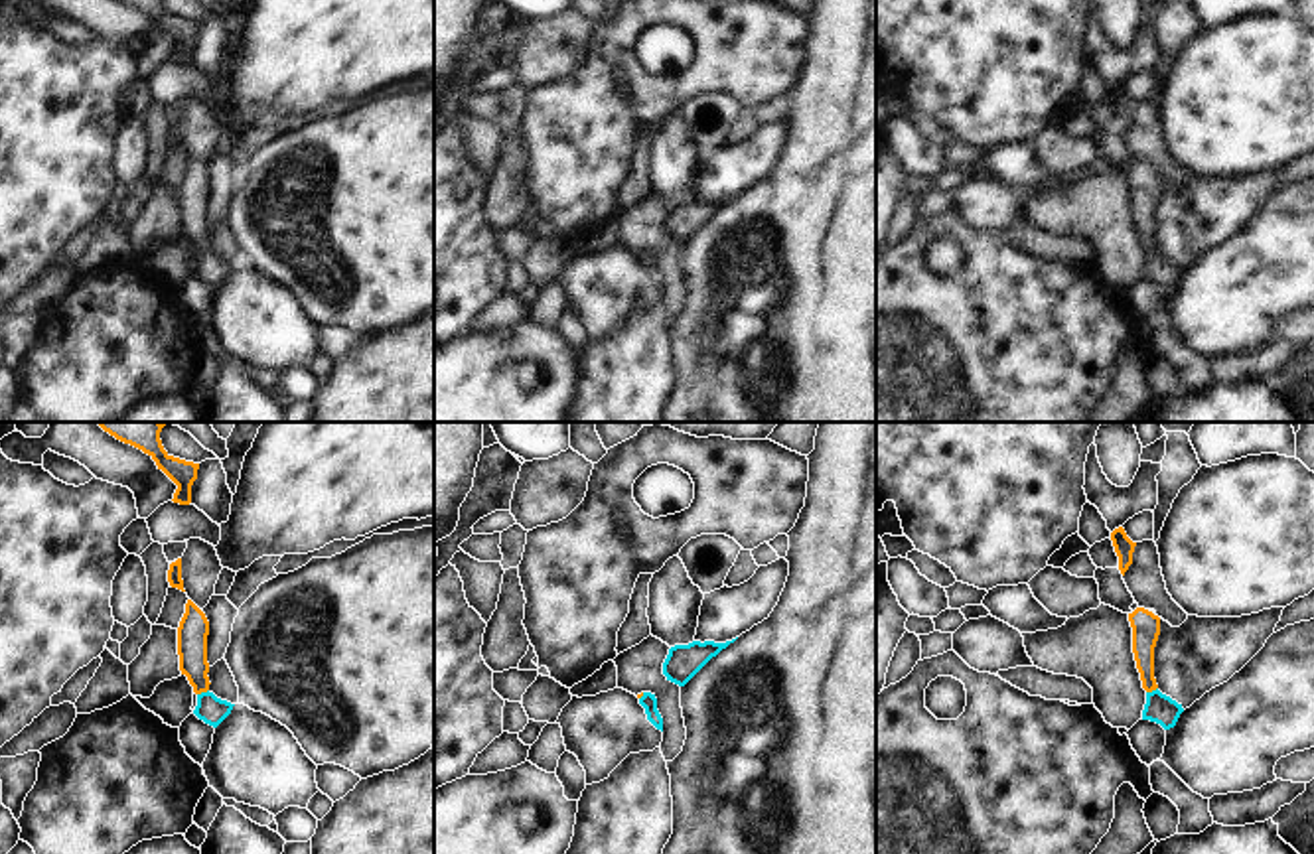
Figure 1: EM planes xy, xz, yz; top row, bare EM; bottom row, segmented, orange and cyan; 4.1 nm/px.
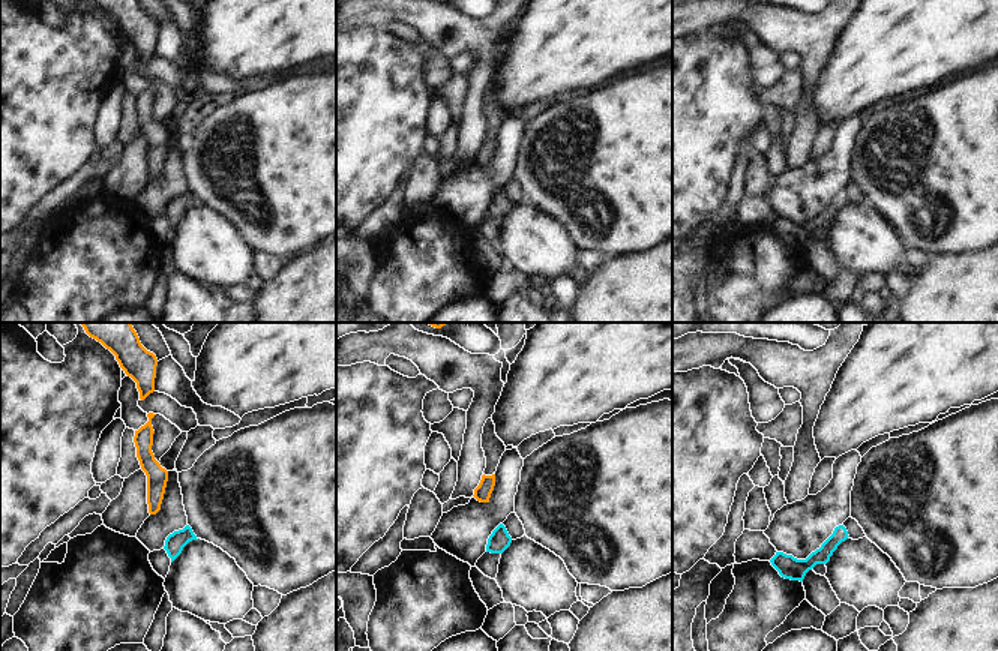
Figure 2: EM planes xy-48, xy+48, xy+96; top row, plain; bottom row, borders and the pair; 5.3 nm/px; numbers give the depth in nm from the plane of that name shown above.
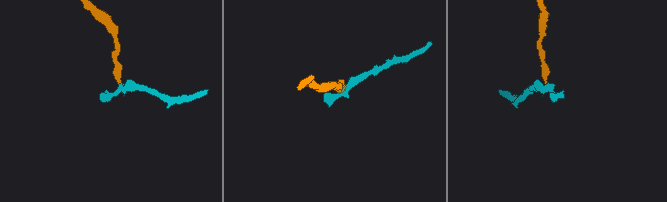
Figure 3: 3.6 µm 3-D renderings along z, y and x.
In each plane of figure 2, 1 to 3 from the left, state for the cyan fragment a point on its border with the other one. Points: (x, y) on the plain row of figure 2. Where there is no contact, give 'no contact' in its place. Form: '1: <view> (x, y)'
1: no contact
2: no contact
3: no contact

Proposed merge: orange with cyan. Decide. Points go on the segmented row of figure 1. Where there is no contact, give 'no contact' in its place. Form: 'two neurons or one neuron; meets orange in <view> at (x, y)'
one neuron; meets orange in xy at (202, 691)

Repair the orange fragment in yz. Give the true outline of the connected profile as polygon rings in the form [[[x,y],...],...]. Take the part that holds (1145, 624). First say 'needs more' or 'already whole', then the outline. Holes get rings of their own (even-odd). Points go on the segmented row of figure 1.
needs more | [[[1136,607],[1129,613],[1132,627],[1132,653],[1136,669],[1140,673],[1142,688],[1146,690],[1146,704],[1142,710],[1142,720],[1160,724],[1164,730],[1176,726],[1182,704],[1158,690],[1154,678],[1154,647],[1160,635],[1160,617],[1144,607]]]

